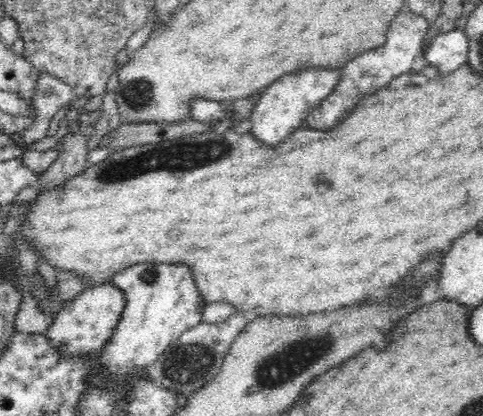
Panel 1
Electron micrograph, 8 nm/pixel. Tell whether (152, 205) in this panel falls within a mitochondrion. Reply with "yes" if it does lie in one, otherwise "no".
no

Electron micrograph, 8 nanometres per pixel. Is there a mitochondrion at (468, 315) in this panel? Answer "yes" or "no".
no

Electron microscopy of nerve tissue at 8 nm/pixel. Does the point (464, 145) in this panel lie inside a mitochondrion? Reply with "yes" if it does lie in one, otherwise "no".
no

